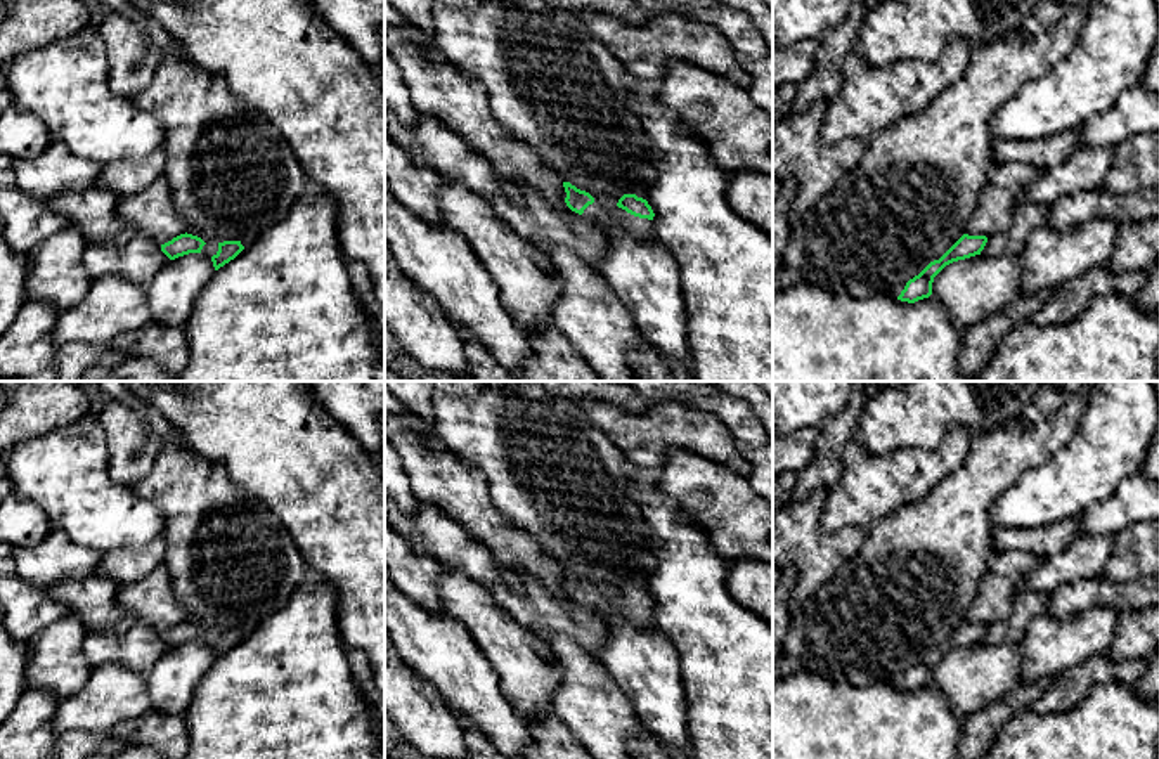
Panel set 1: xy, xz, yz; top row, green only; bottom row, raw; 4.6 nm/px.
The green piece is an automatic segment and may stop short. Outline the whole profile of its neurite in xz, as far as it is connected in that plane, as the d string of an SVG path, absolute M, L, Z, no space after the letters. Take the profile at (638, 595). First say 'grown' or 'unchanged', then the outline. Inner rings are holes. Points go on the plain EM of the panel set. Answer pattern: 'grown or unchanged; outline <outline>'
grown; outline M563 570L567 594L582 603L592 615L599 605L620 608L636 627L655 627L653 598L646 587L636 582L624 582L615 594L596 589L589 581Z

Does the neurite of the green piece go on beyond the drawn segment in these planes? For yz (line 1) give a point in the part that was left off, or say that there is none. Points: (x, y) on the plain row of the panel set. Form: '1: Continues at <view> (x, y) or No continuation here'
1: No continuation here

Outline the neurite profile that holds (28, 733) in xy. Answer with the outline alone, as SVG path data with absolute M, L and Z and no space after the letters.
M45 690L24 691L0 724L0 759L57 759L57 704L59 698Z

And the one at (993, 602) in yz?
M1007 551L989 565L979 581L974 601L965 615L968 624L991 626L1013 612L1013 598L1024 587L1026 575L1039 565L1039 558L1024 551Z

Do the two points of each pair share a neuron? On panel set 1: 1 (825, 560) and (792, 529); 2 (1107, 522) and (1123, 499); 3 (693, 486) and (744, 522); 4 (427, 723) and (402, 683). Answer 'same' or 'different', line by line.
1: same
2: same
3: same
4: same

